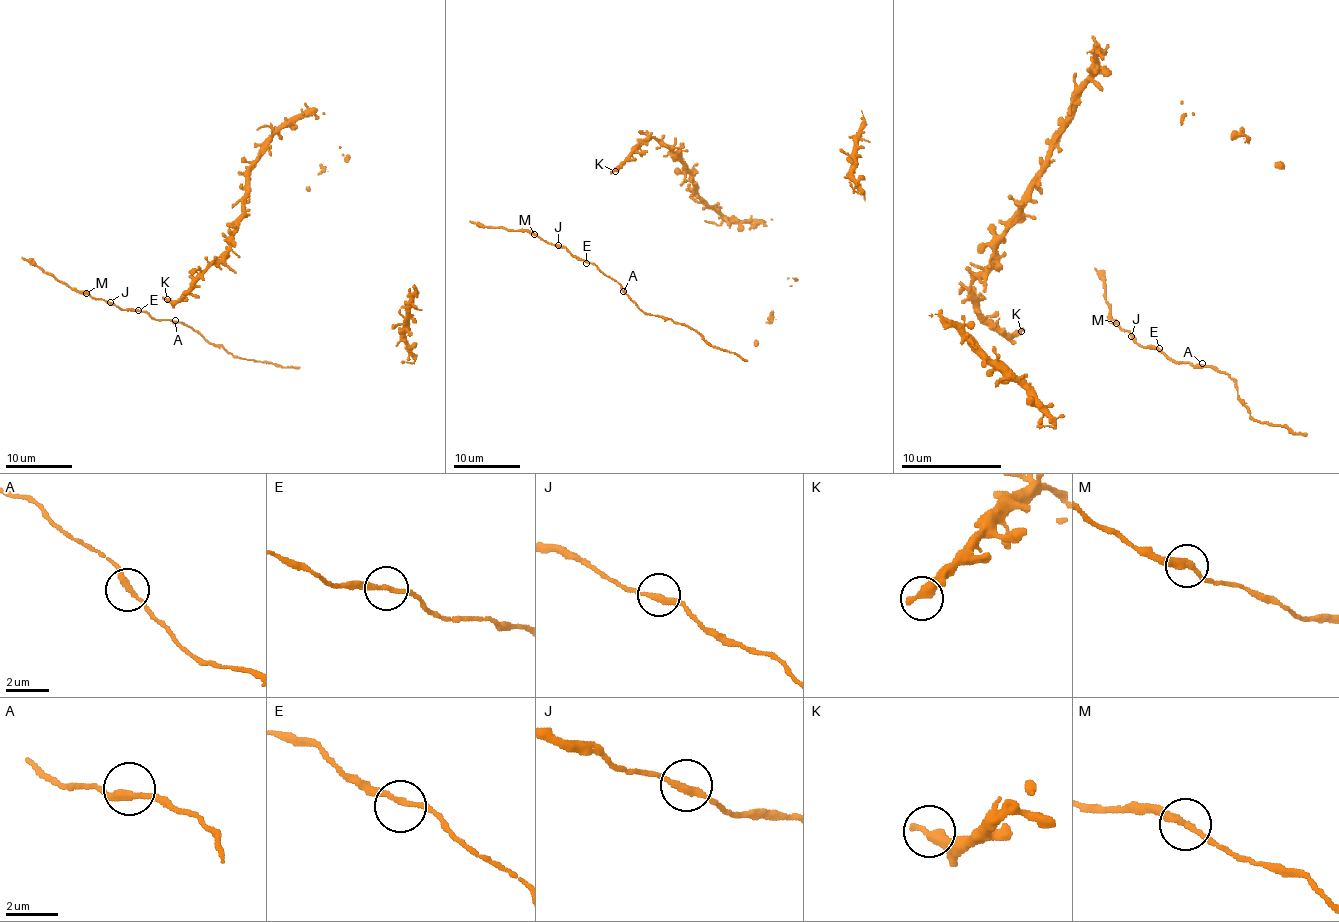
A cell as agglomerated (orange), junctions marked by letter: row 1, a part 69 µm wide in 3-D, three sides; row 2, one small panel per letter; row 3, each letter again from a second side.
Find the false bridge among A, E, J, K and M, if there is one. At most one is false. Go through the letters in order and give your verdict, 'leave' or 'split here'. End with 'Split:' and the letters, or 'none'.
A: leave
E: leave
J: leave
K: leave
M: leave
Split: none

